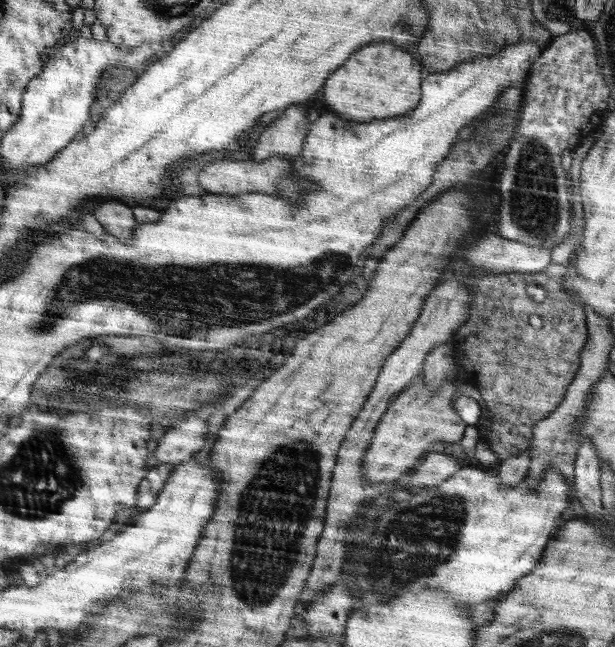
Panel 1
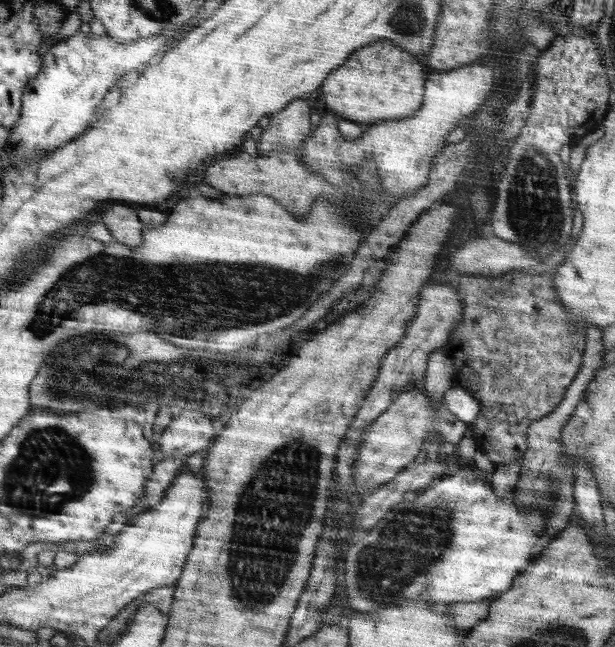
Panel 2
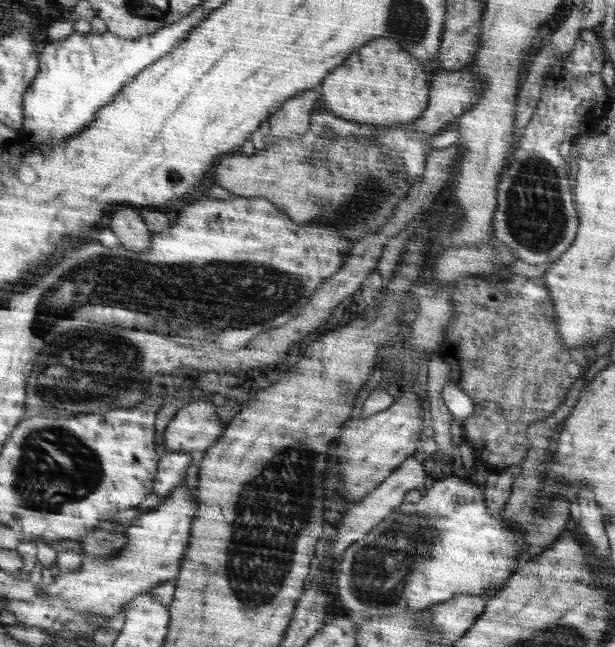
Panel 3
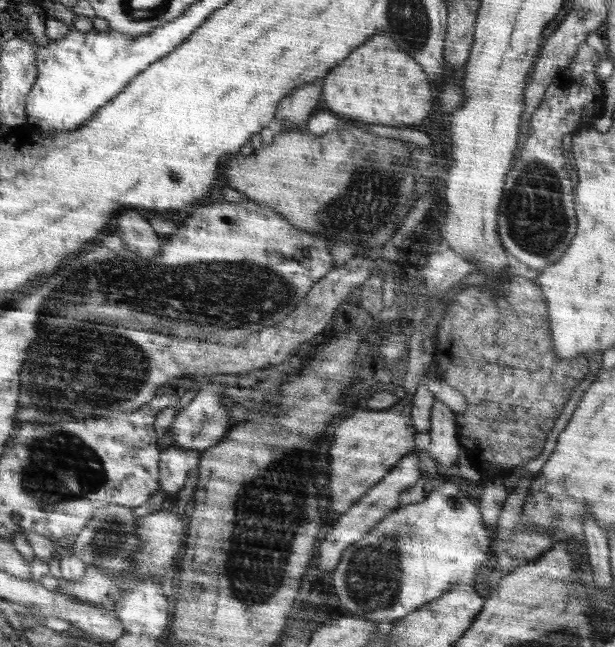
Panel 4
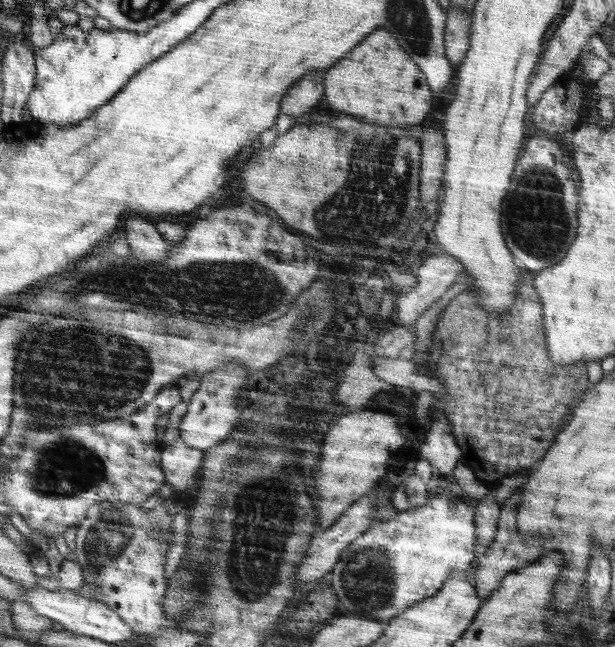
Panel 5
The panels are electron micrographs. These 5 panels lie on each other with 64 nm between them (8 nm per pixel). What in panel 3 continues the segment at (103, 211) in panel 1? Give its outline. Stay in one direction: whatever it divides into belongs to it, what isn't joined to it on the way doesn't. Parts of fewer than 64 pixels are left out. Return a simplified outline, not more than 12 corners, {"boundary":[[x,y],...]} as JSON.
{"boundary":[[132,210],[114,212],[110,230],[136,254],[152,246],[152,232]]}

